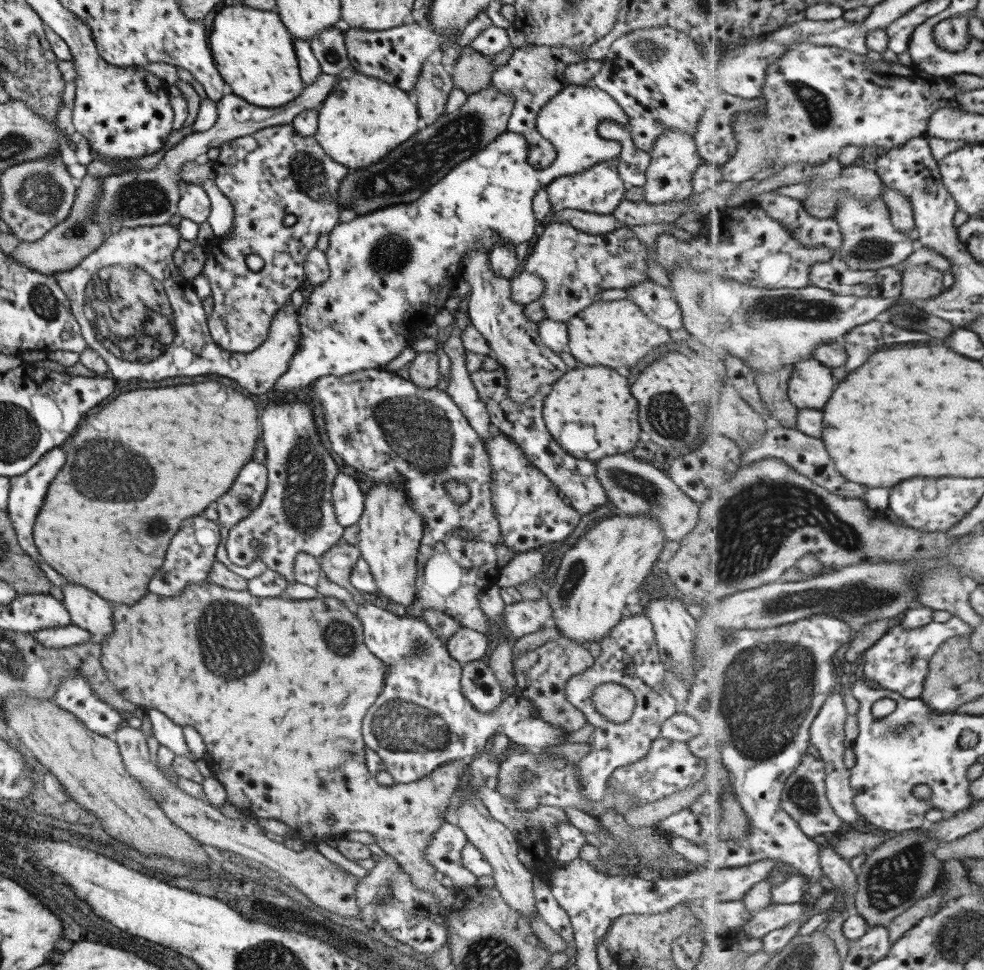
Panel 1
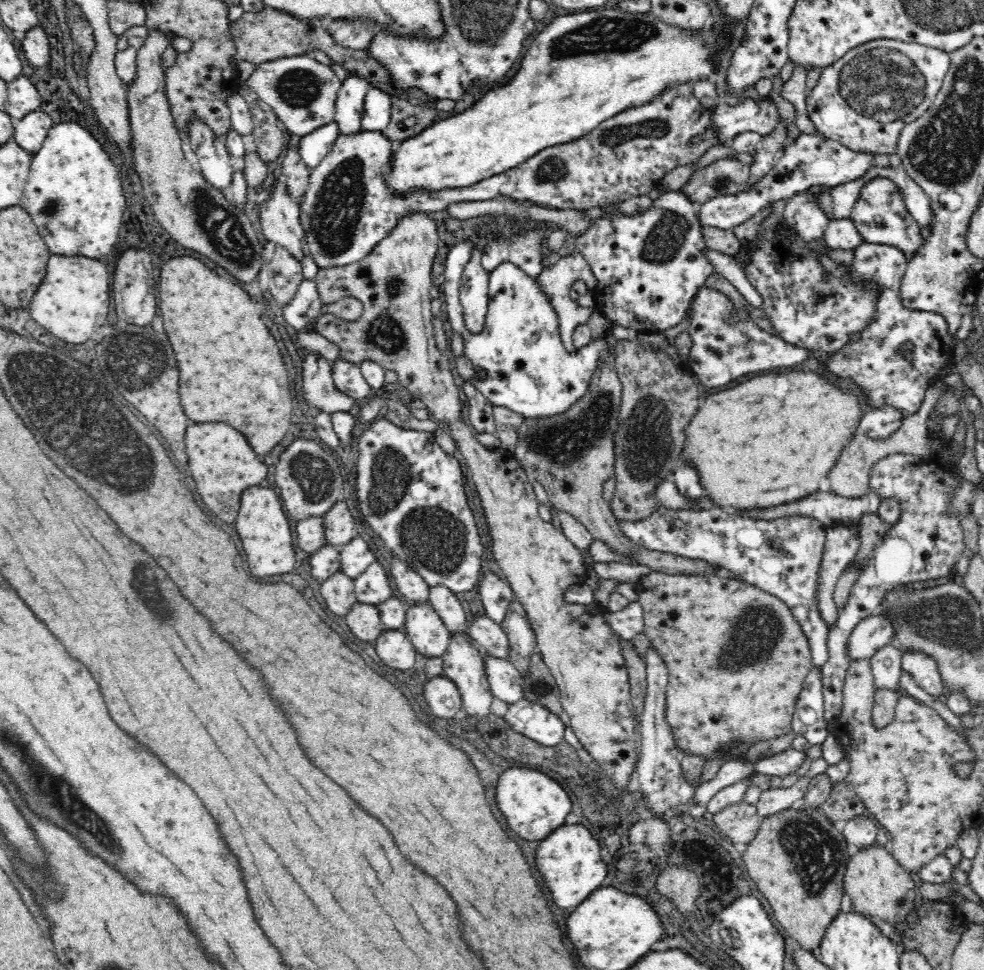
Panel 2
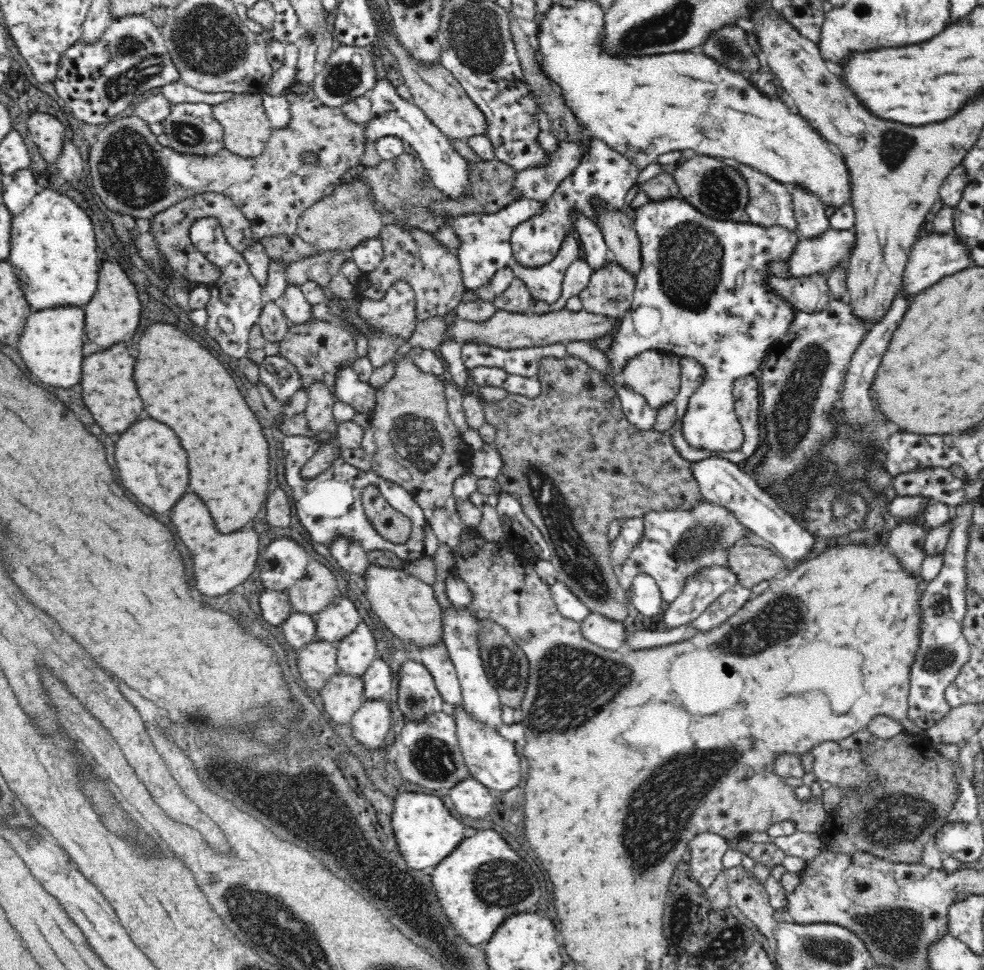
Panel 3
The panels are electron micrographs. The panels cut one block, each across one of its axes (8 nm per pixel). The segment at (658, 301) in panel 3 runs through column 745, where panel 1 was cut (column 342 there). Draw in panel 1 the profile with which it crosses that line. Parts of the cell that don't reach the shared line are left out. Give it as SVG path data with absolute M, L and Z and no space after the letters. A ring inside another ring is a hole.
M563 84L560 86L560 92L554 95L539 111L536 117L535 127L538 133L542 135L545 142L552 144L555 148L555 159L550 166L546 166L544 169L538 169L532 166L528 160L529 143L522 134L518 132L504 131L499 134L494 142L489 142L488 146L478 152L473 153L472 156L466 160L457 164L453 170L448 172L448 175L443 175L443 178L434 184L426 193L422 194L419 200L414 200L412 203L406 205L395 205L378 211L373 211L369 214L364 214L362 217L357 217L354 220L348 222L339 223L328 233L328 240L330 246L326 250L326 258L328 266L330 268L330 275L328 279L322 282L320 285L310 286L309 290L304 295L304 303L301 308L295 310L295 314L300 324L300 336L302 336L302 343L298 345L298 349L294 351L294 357L290 359L290 365L286 373L282 374L282 377L278 378L278 382L272 387L272 394L278 396L278 398L284 398L284 396L290 396L294 394L294 390L300 390L304 386L308 386L311 382L317 378L332 375L332 376L346 376L346 374L352 374L358 370L366 369L379 369L383 370L388 363L392 362L402 350L410 346L413 341L414 331L416 329L422 329L432 316L437 315L445 308L446 301L450 296L451 290L455 286L457 279L459 278L460 271L460 258L466 256L471 249L479 249L480 251L490 252L493 250L497 241L503 241L510 245L519 245L526 241L534 241L540 232L542 227L540 222L534 217L532 206L535 194L541 189L548 187L556 178L562 176L572 176L586 170L592 169L594 164L600 164L600 162L606 162L606 160L612 160L612 158L619 158L621 152L621 144L614 139L605 139L598 134L598 125L604 121L604 119L610 119L624 127L628 127L628 116L624 114L624 110L618 106L618 102L614 100L607 92L596 88L592 84L580 85L580 84Z

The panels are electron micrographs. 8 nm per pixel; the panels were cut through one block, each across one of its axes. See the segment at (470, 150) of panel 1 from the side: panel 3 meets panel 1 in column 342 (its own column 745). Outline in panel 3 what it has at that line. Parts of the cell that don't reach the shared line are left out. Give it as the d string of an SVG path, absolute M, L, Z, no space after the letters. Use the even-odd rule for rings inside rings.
M689 154L672 170L673 178L681 197L705 217L747 223L749 217L746 215L746 206L749 202L749 191L746 180L736 167L738 164L739 162L733 159L716 160L706 155Z

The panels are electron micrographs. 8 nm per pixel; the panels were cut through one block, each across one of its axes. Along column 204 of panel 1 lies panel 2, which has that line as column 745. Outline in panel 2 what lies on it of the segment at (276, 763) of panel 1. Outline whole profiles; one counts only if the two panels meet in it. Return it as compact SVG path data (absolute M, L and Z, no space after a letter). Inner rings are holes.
M653 571L648 576L639 579L637 585L639 603L644 612L644 630L650 640L650 647L653 647L662 660L666 662L668 668L668 686L666 686L666 723L670 725L675 743L681 754L697 754L703 759L710 758L718 754L720 750L728 750L736 744L754 744L761 740L772 740L788 734L792 729L792 718L794 708L799 695L802 693L803 684L806 676L813 669L811 658L810 643L806 640L806 635L800 629L798 619L792 616L790 607L778 597L758 587L744 582L738 578L722 578L718 575L708 574L664 574Z

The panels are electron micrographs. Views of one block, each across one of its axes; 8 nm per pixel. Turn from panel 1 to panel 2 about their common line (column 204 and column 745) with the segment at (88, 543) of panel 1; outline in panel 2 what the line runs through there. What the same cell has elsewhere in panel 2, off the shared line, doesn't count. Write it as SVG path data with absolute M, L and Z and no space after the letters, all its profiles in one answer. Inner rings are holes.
M818 372L758 376L730 390L712 394L704 402L700 400L700 410L686 430L688 444L684 456L698 468L700 482L710 490L710 500L714 498L715 506L743 511L792 503L818 491L820 480L829 474L847 446L846 442L858 431L862 414L864 410L856 392L840 388Z

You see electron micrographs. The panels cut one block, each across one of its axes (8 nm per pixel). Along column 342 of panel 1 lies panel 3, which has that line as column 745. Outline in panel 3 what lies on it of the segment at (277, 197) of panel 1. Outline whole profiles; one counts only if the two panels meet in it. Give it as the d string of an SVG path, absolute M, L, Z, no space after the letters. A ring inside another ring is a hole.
M741 162L736 167L748 186L749 202L746 206L748 221L762 227L778 225L789 232L798 232L790 187L771 180L770 176Z

